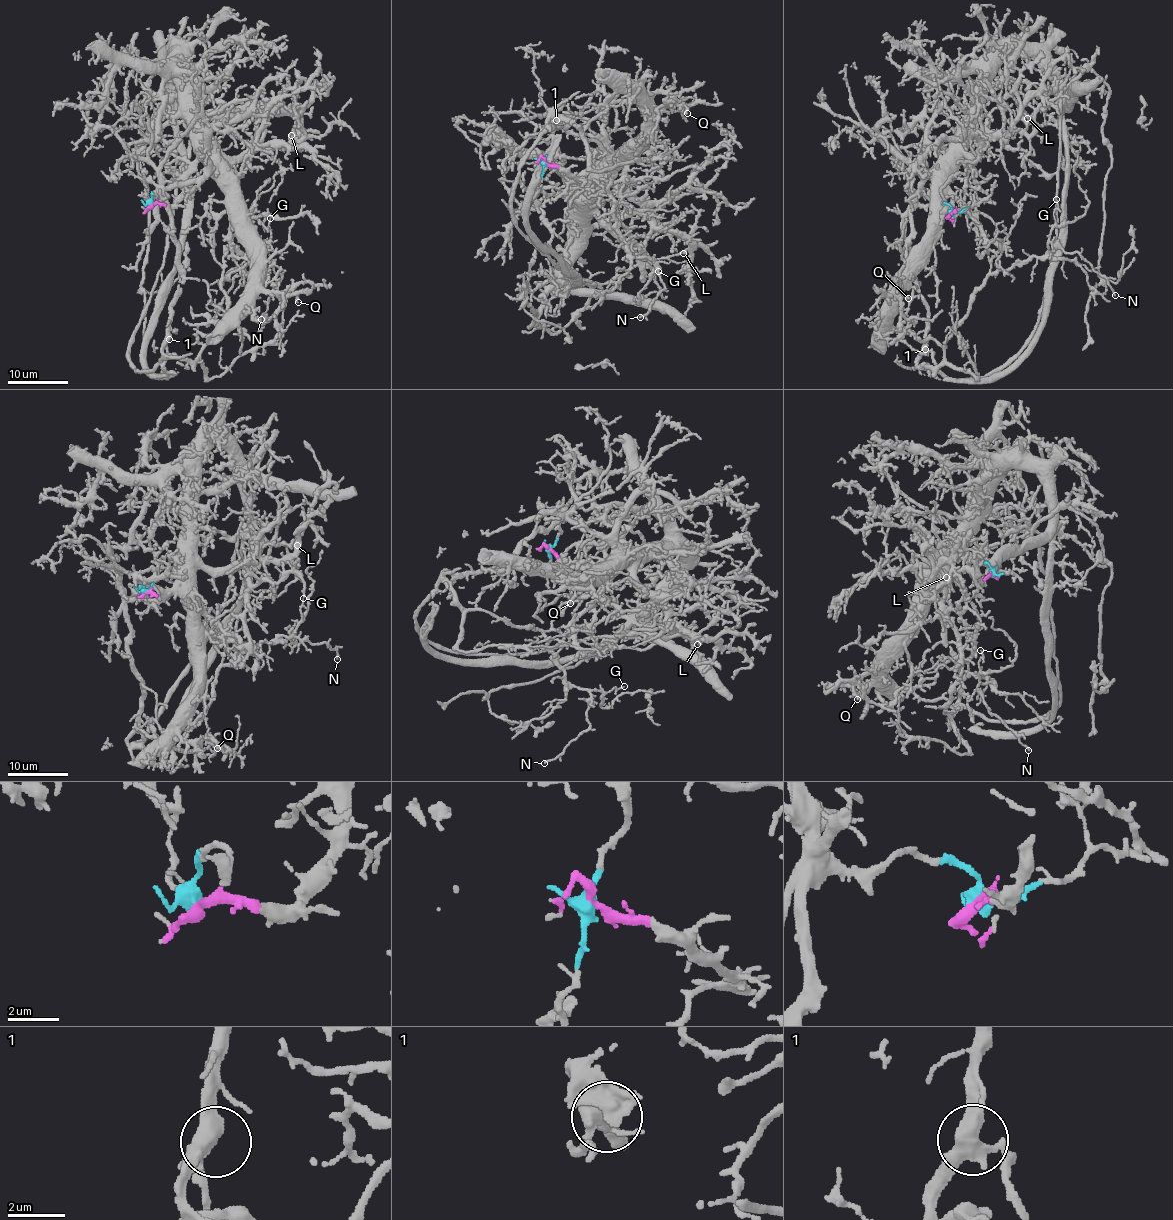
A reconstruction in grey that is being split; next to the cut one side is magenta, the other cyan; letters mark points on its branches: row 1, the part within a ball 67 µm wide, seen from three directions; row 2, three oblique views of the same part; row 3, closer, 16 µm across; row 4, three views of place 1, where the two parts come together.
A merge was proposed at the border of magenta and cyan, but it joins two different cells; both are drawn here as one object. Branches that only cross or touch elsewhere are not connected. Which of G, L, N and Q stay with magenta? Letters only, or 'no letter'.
L, Q

